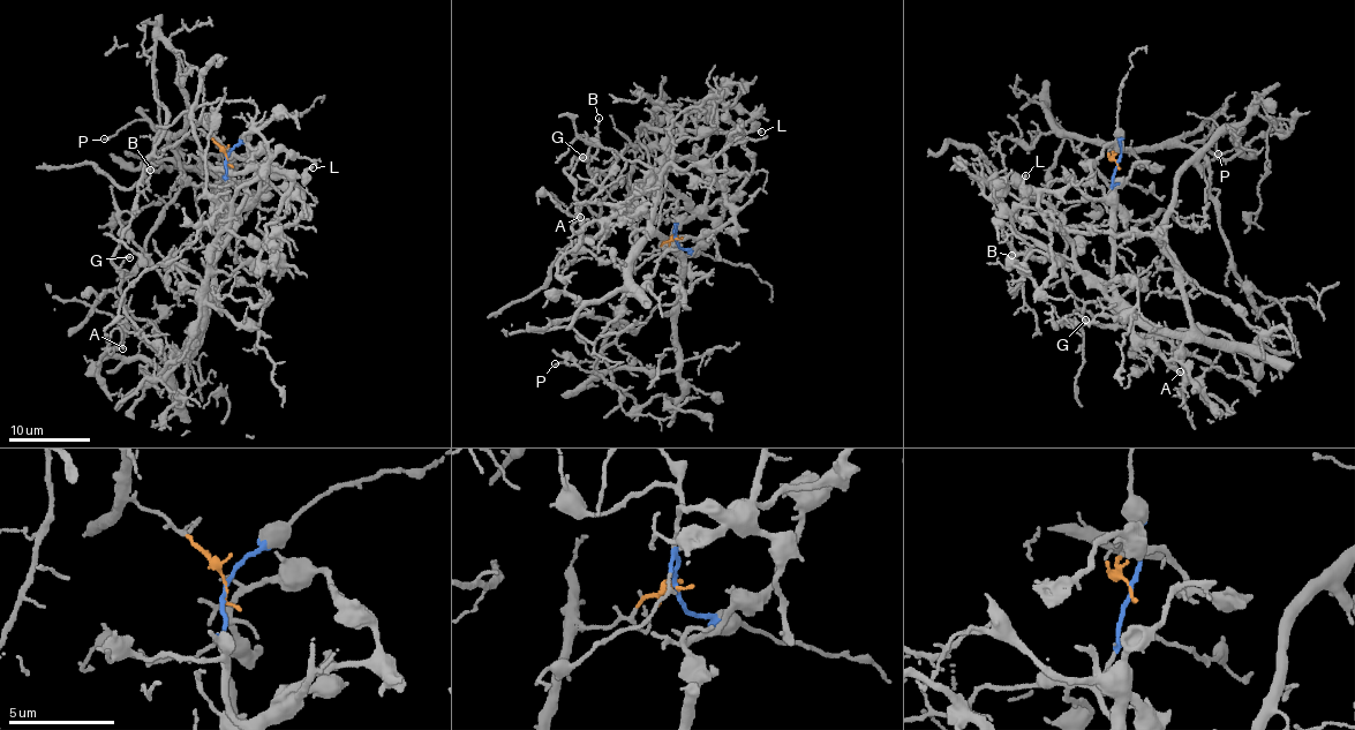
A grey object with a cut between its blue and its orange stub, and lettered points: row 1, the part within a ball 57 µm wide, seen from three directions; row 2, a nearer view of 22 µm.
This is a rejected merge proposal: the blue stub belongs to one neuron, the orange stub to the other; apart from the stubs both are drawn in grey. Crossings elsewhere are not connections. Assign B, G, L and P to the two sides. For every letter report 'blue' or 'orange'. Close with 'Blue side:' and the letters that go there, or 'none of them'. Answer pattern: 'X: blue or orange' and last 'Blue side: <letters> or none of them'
B: orange
G: orange
L: orange
P: orange
Blue side: none of them

